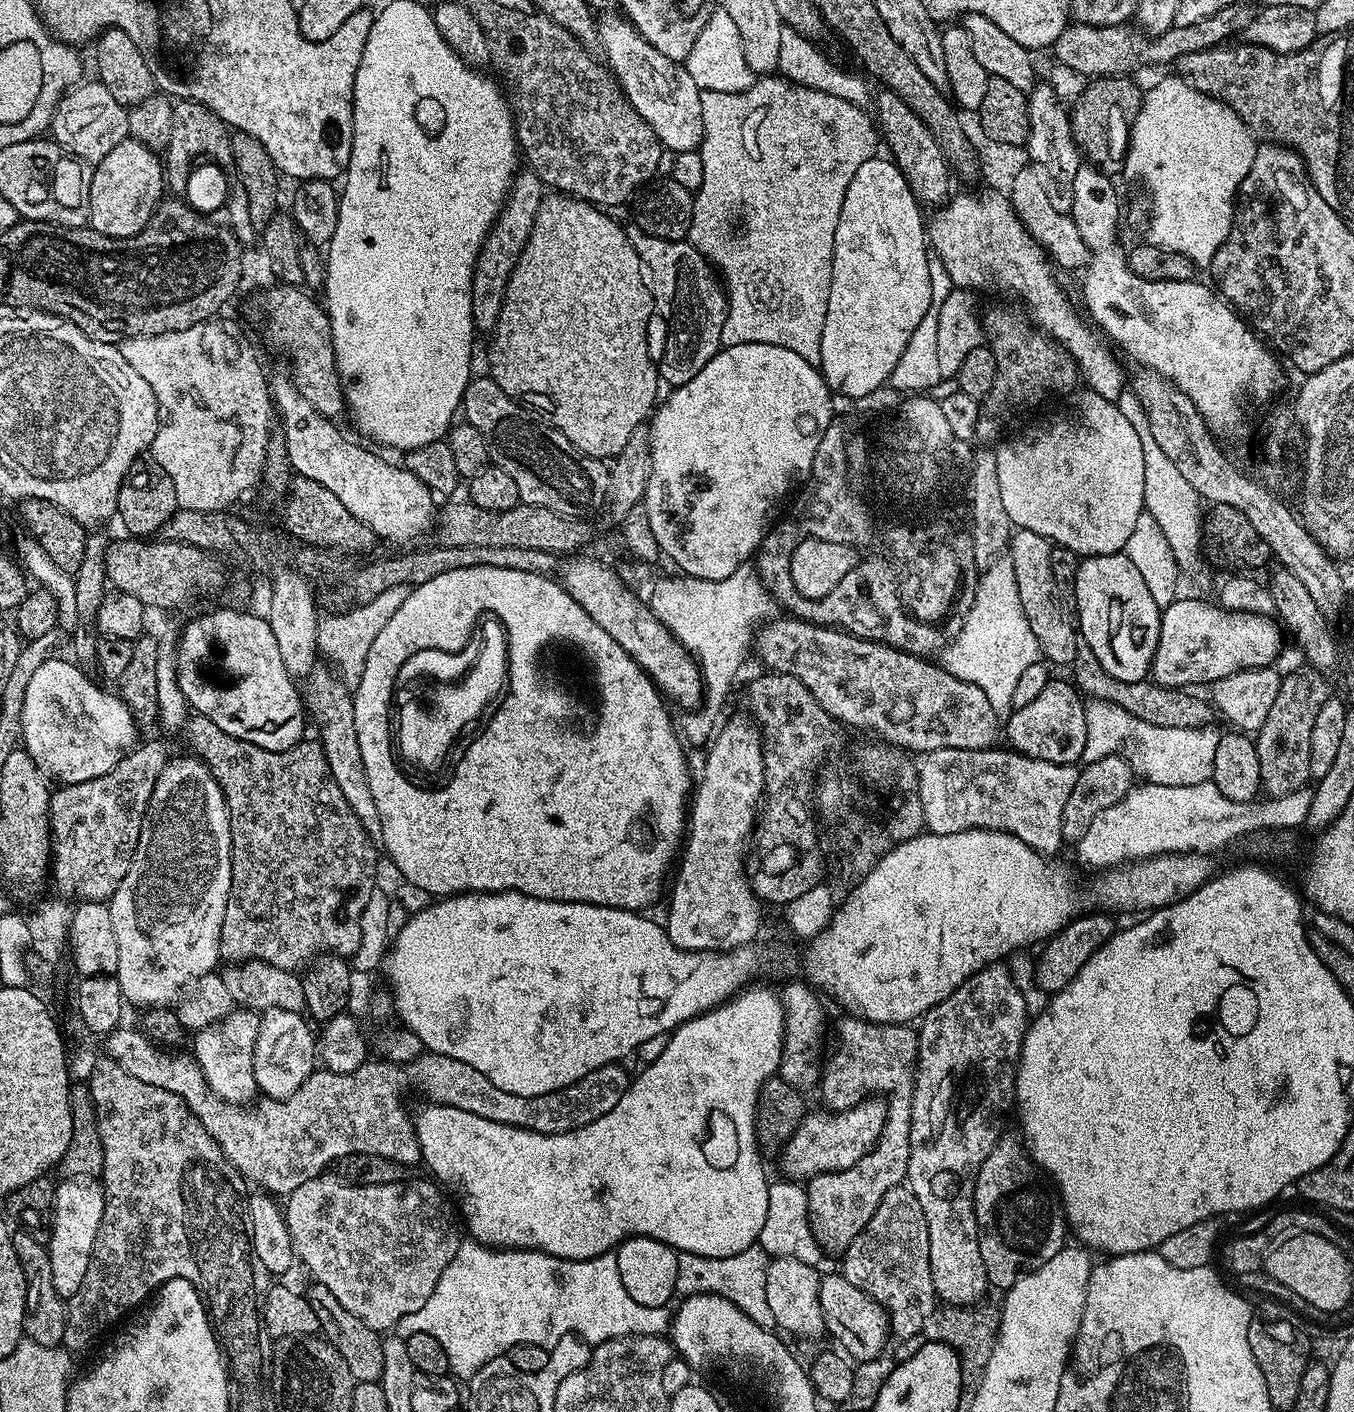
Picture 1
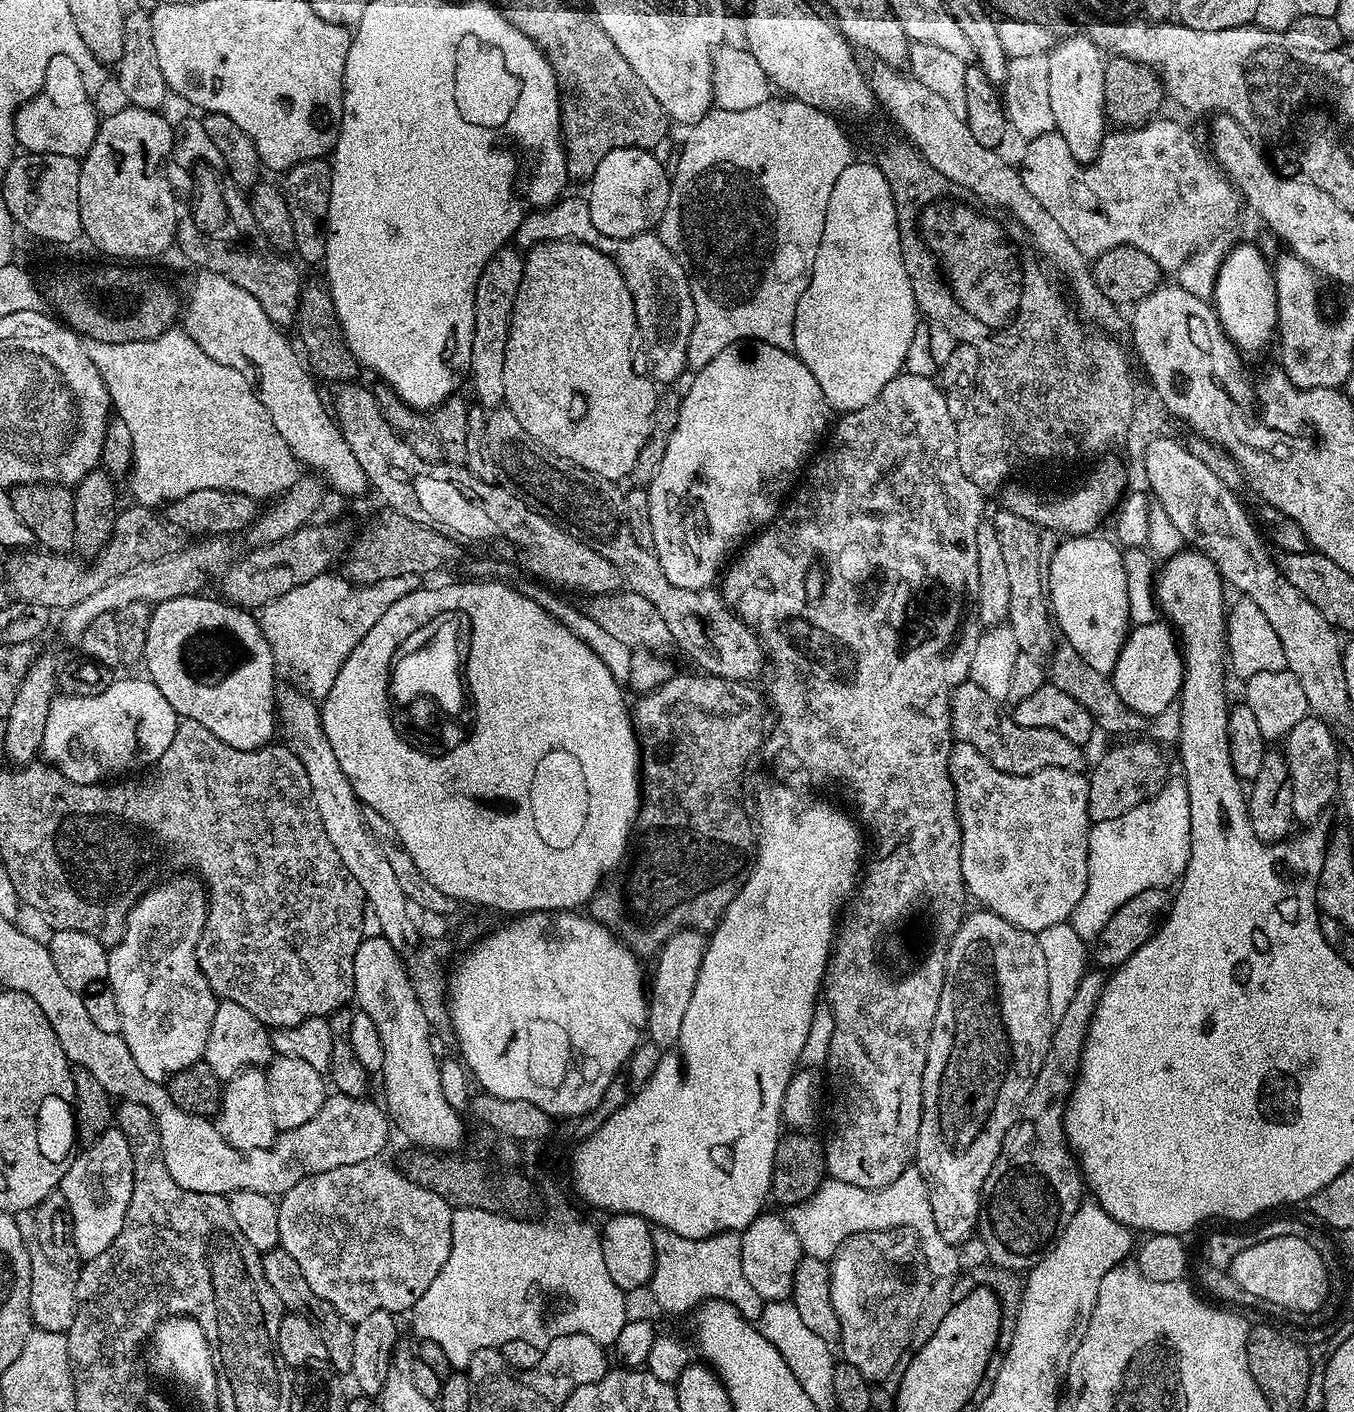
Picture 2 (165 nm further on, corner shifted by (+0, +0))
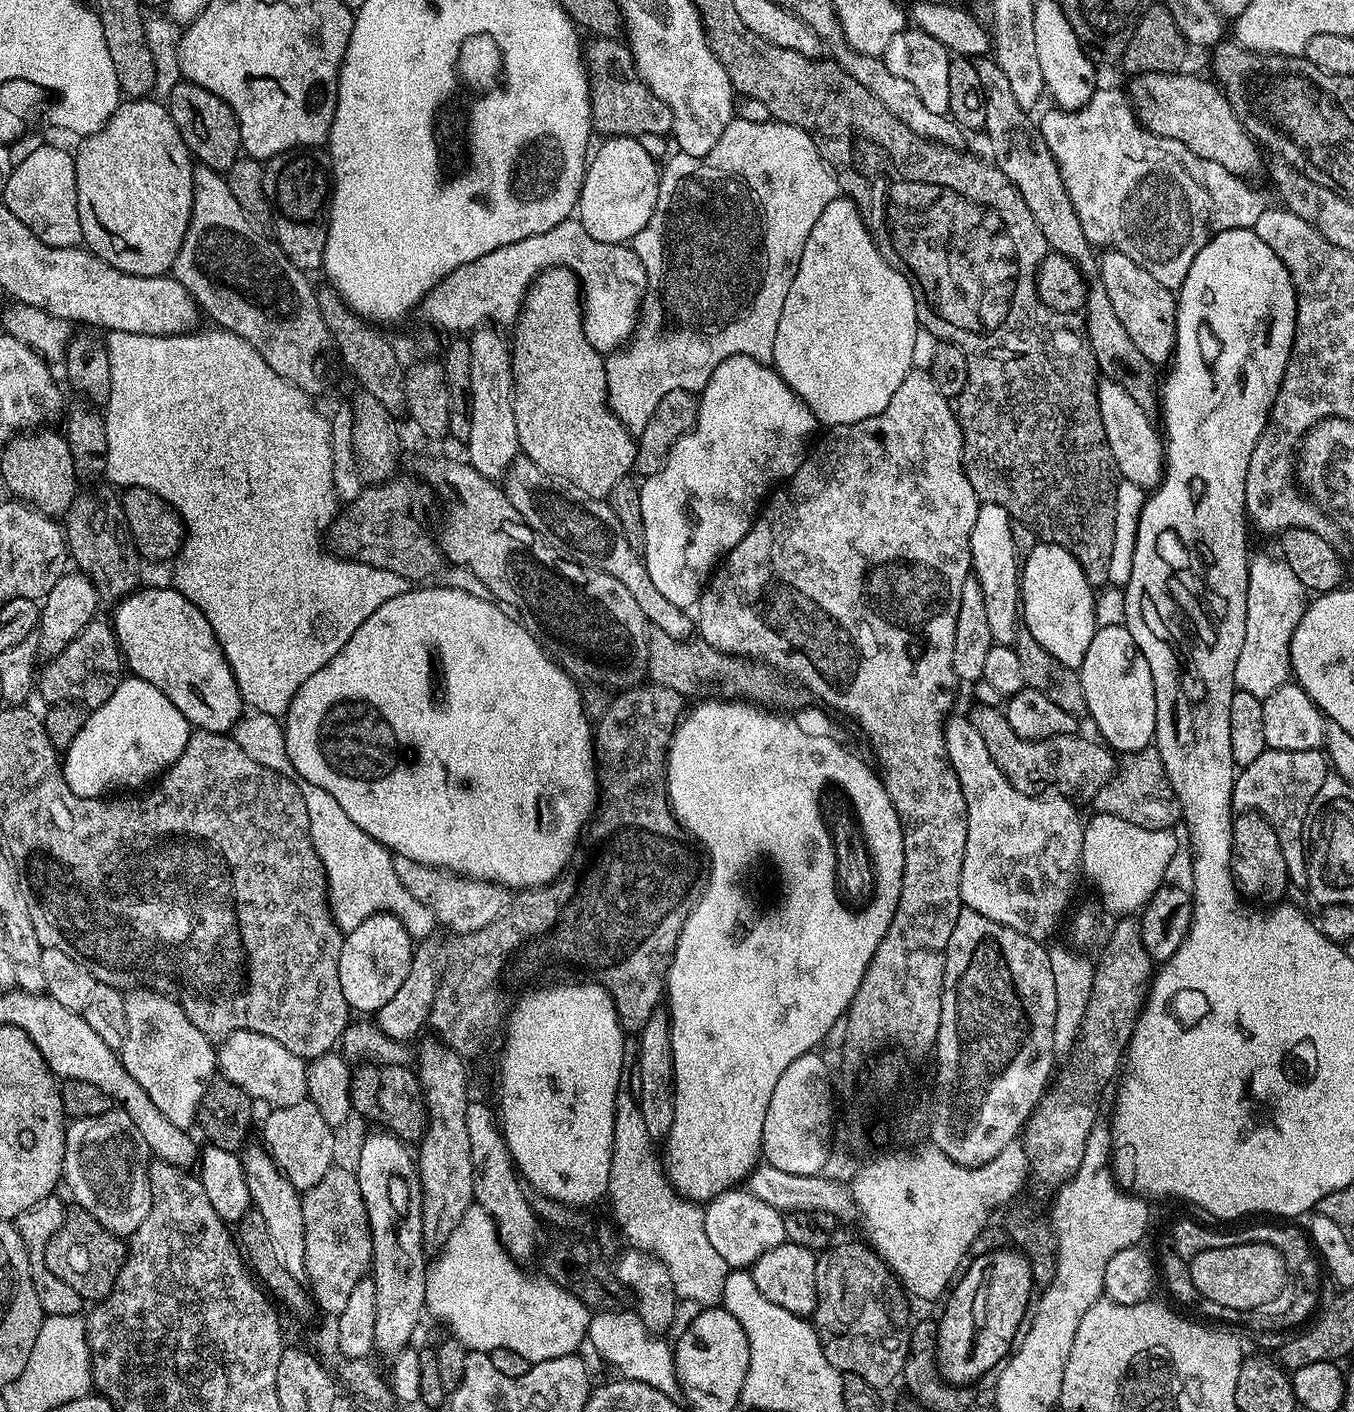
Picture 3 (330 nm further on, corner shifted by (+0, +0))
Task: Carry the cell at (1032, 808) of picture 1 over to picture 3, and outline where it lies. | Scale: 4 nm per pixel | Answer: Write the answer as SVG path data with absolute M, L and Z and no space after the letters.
M952 714L944 721L944 741L946 742L946 754L958 782L962 786L962 794L966 802L966 818L968 819L968 833L966 834L966 850L962 858L962 878L960 879L960 898L963 907L974 910L1010 930L1018 930L1018 934L1026 934L1026 938L1031 940L1047 941L1047 936L1056 928L1056 923L1064 916L1064 911L1068 908L1068 903L1072 900L1072 895L1076 892L1076 883L1082 880L1082 838L1084 837L1085 821L1080 820L1076 813L1077 805L1066 796L1055 794L1029 794L1020 792L1010 781L998 770L994 758L990 758L990 750L986 750L986 742L982 742L982 734L974 730L971 719L967 715L956 716Z

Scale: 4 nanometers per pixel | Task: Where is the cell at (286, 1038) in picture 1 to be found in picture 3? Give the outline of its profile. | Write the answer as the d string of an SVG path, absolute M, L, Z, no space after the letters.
M306 1098L300 1104L289 1108L272 1108L269 1116L264 1120L264 1141L266 1149L276 1167L283 1172L285 1178L297 1190L313 1188L334 1167L335 1131L322 1118L318 1106Z

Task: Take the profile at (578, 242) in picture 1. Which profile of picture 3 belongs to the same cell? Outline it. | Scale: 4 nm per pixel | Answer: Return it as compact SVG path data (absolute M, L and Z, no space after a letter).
M547 268L538 279L532 283L528 293L524 296L524 307L520 310L520 319L514 325L516 337L511 337L510 347L512 350L512 401L514 402L514 421L517 426L517 442L519 451L530 458L543 470L543 472L555 479L573 484L575 488L581 488L586 494L607 497L610 490L614 490L614 482L618 482L624 476L633 471L636 462L636 440L628 427L608 407L608 383L606 382L606 370L604 369L605 357L590 342L584 333L584 309L582 307L582 285L576 275L569 268Z

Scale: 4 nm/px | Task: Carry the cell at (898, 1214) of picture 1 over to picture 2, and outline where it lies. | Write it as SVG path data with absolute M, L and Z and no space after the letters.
M905 1227L859 1232L849 1236L837 1250L830 1271L830 1294L840 1323L838 1347L844 1351L843 1363L854 1366L870 1382L886 1379L897 1371L909 1351L912 1331L920 1324L920 1311L934 1279L920 1249L920 1239Z

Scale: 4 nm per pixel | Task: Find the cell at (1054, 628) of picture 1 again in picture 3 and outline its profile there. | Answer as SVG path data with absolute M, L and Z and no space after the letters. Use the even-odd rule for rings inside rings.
M981 503L974 530L970 530L970 554L974 579L982 586L986 602L986 618L990 621L990 634L997 644L1009 646L1016 643L1016 632L1022 627L1020 603L1021 561L1014 546L1013 519L1006 509L997 504ZM1017 559L1017 560L1016 560Z

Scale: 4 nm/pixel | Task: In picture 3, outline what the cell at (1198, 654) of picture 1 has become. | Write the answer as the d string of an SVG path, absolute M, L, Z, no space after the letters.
M1123 624L1097 627L1094 638L1090 638L1090 646L1086 650L1086 658L1082 658L1079 668L1080 689L1088 707L1087 719L1092 719L1094 727L1100 731L1099 739L1113 753L1127 754L1149 747L1156 738L1156 703L1154 702L1154 678L1150 678L1150 666L1146 666L1146 658L1136 649L1130 630Z

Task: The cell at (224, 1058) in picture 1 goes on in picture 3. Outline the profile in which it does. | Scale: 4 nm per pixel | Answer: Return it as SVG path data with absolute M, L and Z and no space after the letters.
M263 1147L252 1148L243 1153L244 1173L248 1175L248 1185L252 1191L252 1208L262 1214L270 1233L270 1243L274 1246L274 1255L278 1262L290 1270L294 1277L303 1277L306 1273L306 1226L302 1218L302 1196L283 1172L276 1167L272 1157Z

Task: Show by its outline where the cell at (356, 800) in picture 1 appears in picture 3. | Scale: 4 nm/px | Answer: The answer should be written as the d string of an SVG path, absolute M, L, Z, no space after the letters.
M393 855L394 872L410 890L422 906L434 914L437 925L453 928L453 933L463 934L482 930L482 926L490 926L506 911L510 904L510 896L499 884L491 884L489 880L475 880L469 876L458 876L455 872L446 872L443 868L431 868L425 864L414 862L405 856Z

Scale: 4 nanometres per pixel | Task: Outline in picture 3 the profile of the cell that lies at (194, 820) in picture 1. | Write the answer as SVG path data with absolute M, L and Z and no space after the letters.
M132 990L124 1001L126 1042L118 1052L120 1061L175 1128L191 1129L196 1124L200 1099L218 1072L218 1052L213 1041L186 1018L180 1003L163 992Z

